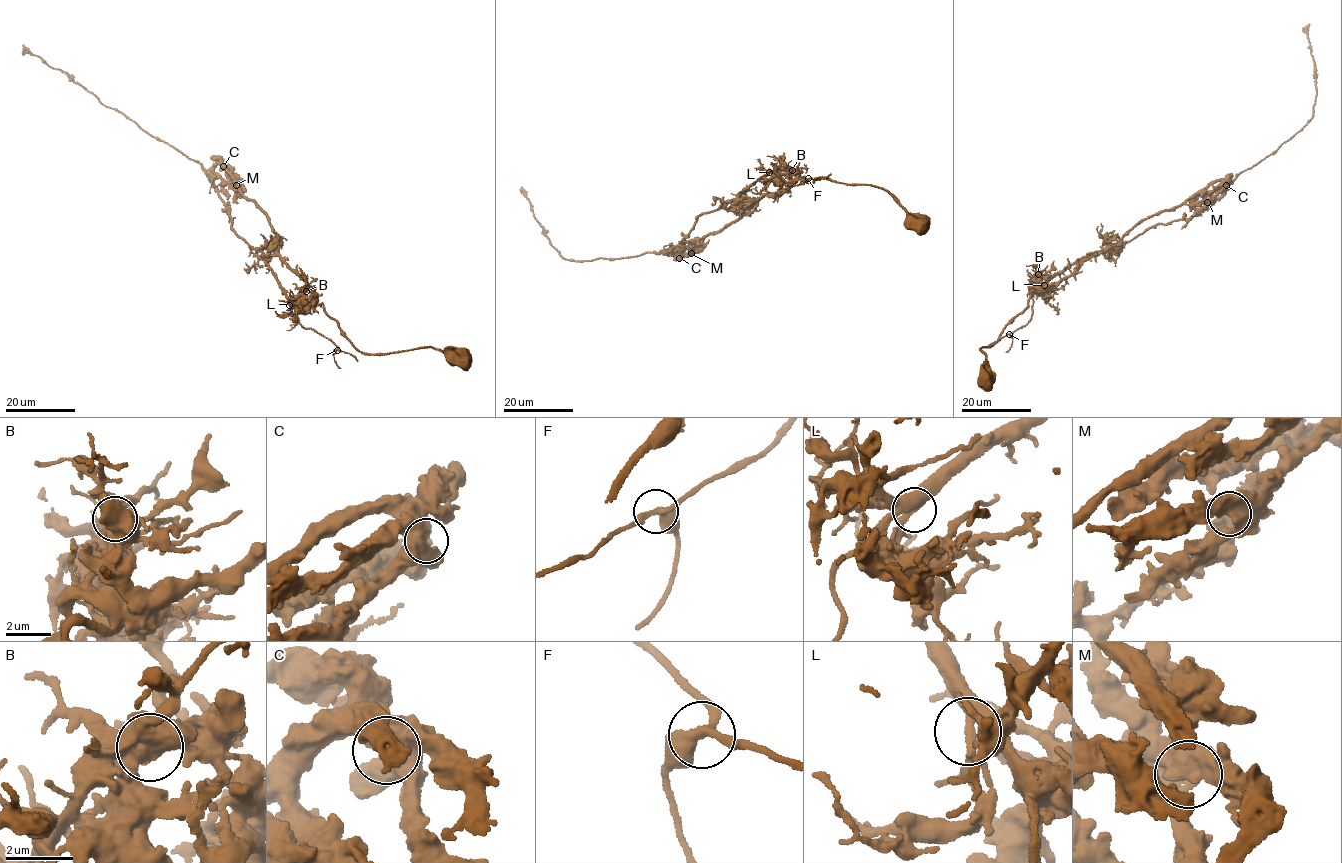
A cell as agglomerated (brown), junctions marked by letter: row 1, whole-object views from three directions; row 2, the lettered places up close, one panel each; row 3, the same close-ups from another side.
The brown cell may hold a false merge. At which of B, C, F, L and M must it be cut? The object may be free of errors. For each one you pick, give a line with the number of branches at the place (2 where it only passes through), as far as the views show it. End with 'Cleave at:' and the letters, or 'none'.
B: 4 branches meet
Cleave at: B

